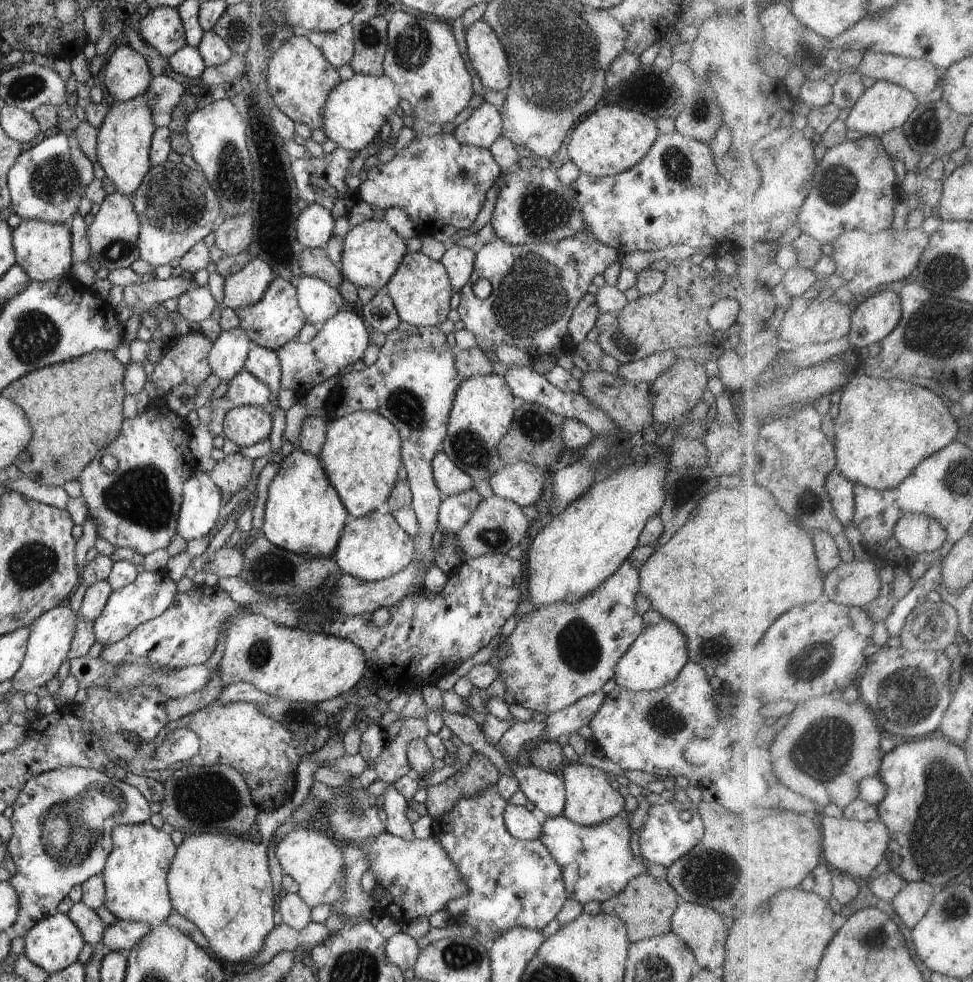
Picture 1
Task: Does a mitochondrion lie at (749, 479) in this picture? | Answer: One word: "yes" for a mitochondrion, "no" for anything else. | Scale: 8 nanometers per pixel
no

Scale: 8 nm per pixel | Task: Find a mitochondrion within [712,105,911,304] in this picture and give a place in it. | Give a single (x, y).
(839, 186)

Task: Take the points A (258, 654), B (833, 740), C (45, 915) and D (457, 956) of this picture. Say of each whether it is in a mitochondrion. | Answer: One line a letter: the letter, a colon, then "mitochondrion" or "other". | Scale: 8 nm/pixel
A: mitochondrion
B: mitochondrion
C: other
D: mitochondrion

